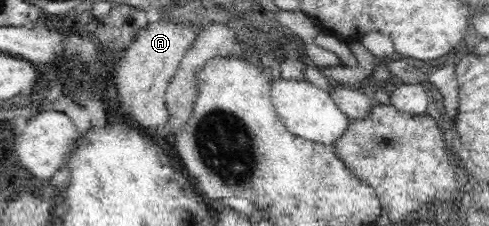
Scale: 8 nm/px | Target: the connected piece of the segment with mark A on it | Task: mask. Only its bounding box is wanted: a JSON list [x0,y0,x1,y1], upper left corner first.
[110,18,198,133]

